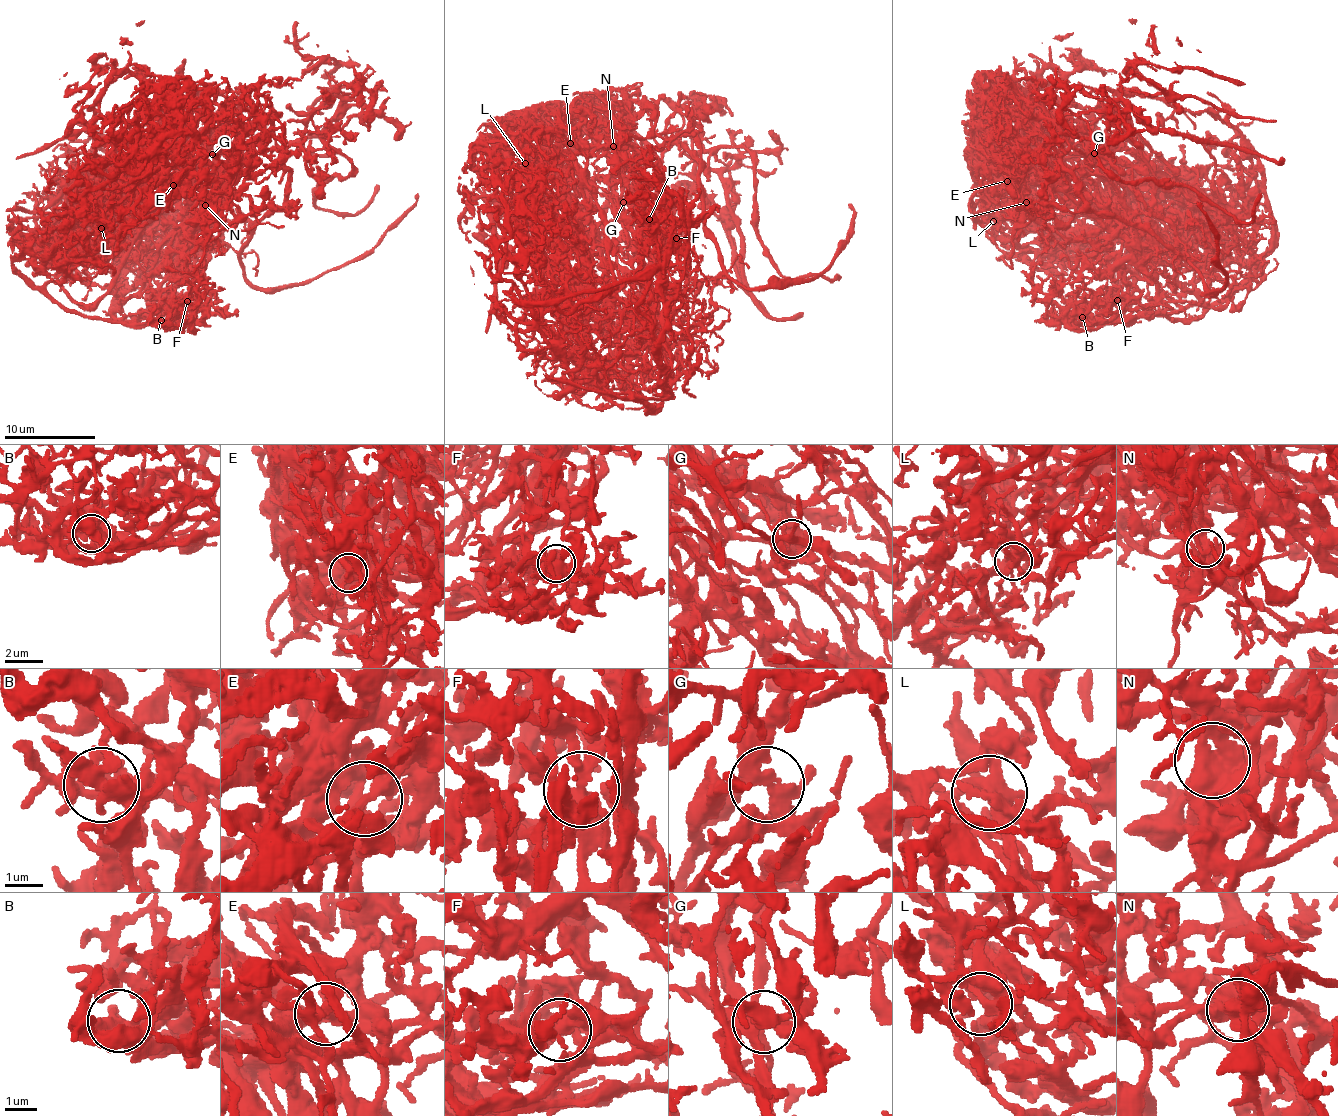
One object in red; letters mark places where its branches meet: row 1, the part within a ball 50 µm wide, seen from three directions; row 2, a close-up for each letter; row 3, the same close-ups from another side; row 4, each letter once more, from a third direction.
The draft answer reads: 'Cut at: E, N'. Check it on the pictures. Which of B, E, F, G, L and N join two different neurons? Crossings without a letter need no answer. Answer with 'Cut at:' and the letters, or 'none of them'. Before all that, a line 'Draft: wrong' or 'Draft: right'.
Draft: right
Cut at: E, N

